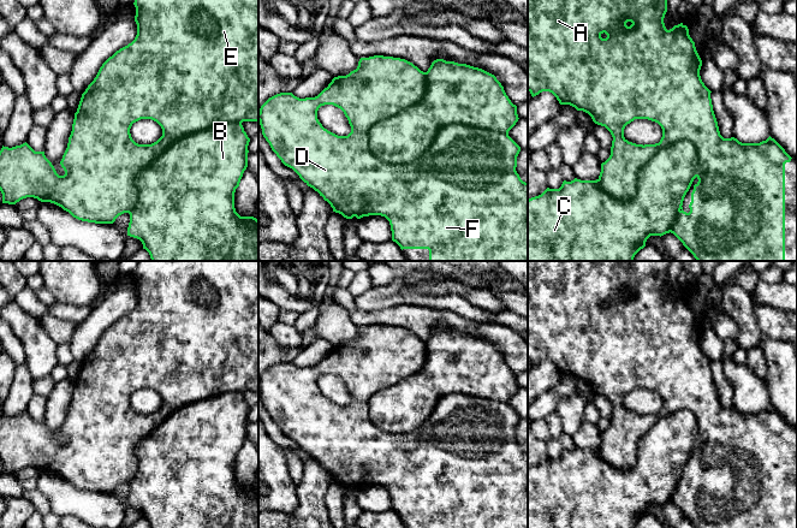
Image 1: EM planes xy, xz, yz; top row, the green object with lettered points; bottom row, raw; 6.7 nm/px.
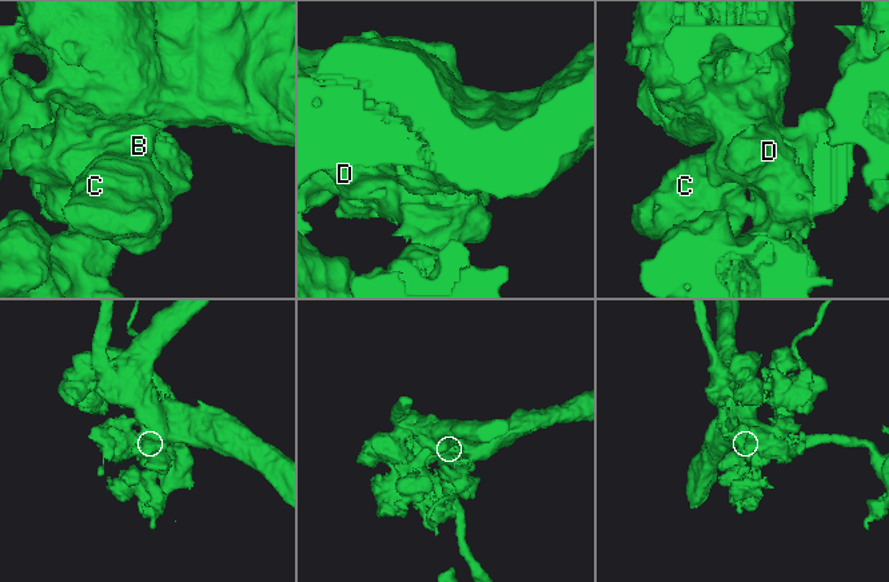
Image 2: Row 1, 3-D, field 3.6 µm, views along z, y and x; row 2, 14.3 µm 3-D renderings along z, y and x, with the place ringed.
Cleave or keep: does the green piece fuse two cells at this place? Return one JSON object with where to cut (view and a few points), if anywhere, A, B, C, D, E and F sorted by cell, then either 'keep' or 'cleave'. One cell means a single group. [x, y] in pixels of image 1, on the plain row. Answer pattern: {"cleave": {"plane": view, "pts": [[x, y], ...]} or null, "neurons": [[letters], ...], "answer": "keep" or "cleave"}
{"cleave": null, "neurons": [["A", "B", "C", "D", "E", "F"]], "answer": "keep"}

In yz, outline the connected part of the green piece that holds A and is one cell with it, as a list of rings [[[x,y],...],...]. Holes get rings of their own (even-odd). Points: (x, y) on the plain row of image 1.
[[[528,261],[528,361],[533,367],[542,361],[552,362],[560,374],[570,374],[577,380],[588,382],[595,393],[605,396],[613,407],[611,425],[605,432],[601,433],[601,441],[596,450],[581,450],[577,447],[571,451],[564,450],[559,458],[547,457],[541,464],[528,469],[528,528],[634,528],[635,524],[646,516],[646,511],[650,505],[661,506],[670,502],[683,512],[683,515],[694,524],[695,528],[785,528],[785,433],[790,432],[792,427],[771,405],[760,413],[742,413],[734,407],[724,408],[720,404],[710,368],[712,361],[701,349],[700,339],[702,336],[702,330],[696,320],[695,312],[689,304],[688,296],[683,292],[674,295],[670,299],[667,299],[665,296],[664,287],[667,281],[667,269],[670,263],[671,261]],[[635,388],[648,388],[658,392],[662,398],[662,407],[660,411],[644,415],[629,411],[624,407],[624,398]],[[695,447],[697,447],[698,451],[694,455],[691,471],[689,474],[690,481],[686,482],[683,480],[682,475],[684,467]]]

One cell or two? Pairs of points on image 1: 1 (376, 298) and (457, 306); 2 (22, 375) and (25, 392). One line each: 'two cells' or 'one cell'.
1: one cell
2: one cell

